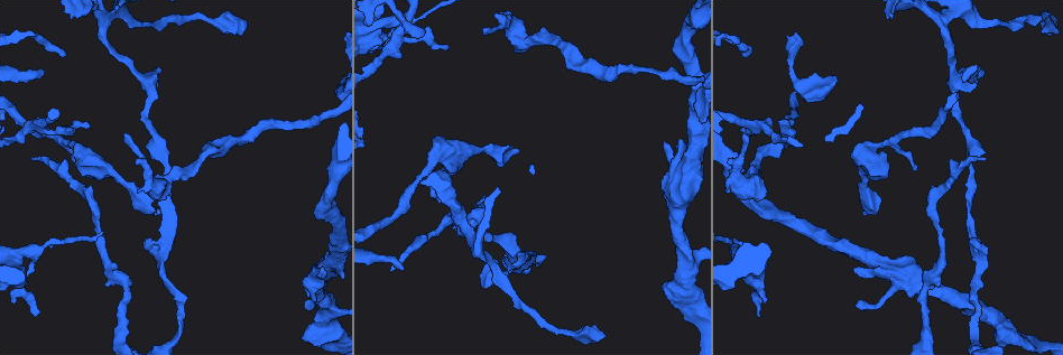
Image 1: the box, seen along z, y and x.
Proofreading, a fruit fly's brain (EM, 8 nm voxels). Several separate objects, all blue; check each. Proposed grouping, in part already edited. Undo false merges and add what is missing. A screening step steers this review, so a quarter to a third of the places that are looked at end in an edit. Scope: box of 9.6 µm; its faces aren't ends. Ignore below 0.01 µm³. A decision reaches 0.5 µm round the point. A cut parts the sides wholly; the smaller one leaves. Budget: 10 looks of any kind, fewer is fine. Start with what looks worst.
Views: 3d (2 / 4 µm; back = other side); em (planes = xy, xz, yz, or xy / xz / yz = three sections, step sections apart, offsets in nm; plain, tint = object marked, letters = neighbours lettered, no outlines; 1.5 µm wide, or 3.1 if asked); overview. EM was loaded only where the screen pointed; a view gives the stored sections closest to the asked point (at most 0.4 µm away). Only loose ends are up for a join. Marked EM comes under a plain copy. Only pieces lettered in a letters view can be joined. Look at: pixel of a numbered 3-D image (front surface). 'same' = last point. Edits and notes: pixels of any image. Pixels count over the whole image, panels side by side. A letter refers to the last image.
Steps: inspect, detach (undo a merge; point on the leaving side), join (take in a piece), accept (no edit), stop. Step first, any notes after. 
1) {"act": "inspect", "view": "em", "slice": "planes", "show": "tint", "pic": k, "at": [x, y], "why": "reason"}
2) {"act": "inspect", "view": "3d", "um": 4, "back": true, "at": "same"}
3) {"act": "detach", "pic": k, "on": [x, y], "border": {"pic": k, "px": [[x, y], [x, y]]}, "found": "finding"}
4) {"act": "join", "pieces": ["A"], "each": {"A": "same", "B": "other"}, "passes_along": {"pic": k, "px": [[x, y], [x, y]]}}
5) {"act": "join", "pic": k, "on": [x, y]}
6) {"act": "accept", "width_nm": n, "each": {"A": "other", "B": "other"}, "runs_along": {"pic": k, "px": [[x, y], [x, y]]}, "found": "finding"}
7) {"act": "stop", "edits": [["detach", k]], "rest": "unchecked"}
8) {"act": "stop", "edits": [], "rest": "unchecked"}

{"act": "inspect", "view": "3d", "um": 2, "pic": 1, "at": [505, 254]}

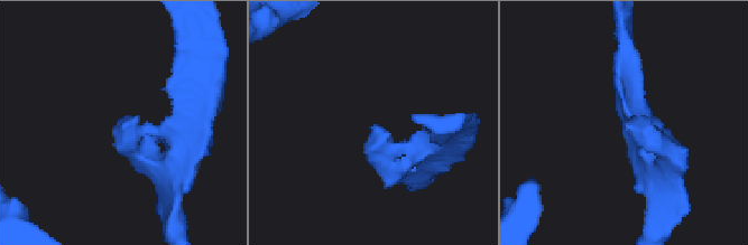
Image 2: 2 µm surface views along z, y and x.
{"act": "inspect", "view": "em", "slice": "planes", "show": "tint", "pic": 2, "at": [373, 127]}

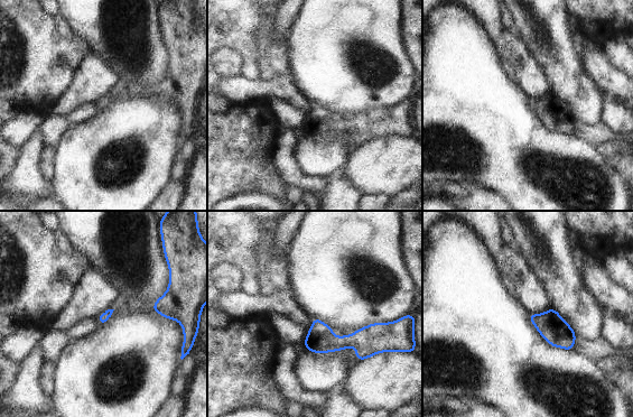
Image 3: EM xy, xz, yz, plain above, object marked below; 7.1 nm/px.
{"act": "inspect", "view": "em", "slice": "planes", "show": "letters", "at": "same", "why": "what lies round it"}

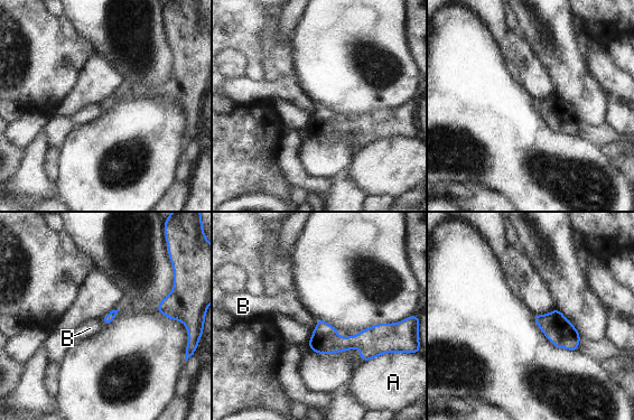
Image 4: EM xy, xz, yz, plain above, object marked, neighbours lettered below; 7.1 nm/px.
{"act": "accept", "each": {"A": "other", "B": "other"}, "found": "no lettered piece goes on from it"}

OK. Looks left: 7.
{"act": "inspect", "view": "em", "slice": "yz", "step": 8, "show": "tint", "pic": 1, "at": [398, 38], "why": "three-way junction"}

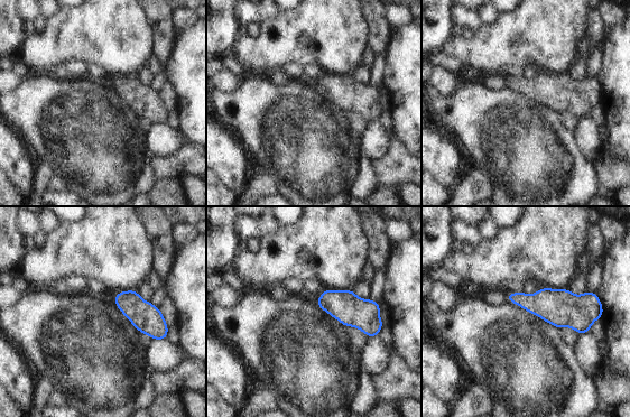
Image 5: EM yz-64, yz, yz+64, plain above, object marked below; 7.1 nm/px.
{"act": "inspect", "view": "em", "slice": "planes", "show": "letters", "at": "same"}

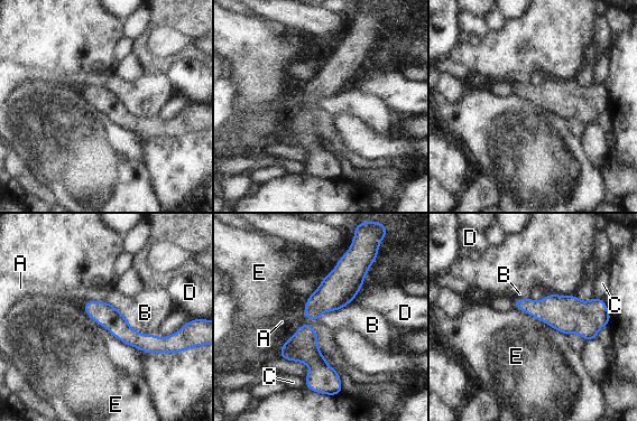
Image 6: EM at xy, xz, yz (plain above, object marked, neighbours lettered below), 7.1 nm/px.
{"act": "accept", "longest_contact_nm": ["E", 600], "each": {"A": "other", "B": "other", "C": "other", "D": "other", "E": "other"}, "runs_along": {"pic": 6, "px": [[88, 303], [141, 342], [178, 337]]}, "found": "one cell here"}

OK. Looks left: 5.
{"act": "inspect", "view": "em", "slice": "planes", "show": "letters", "pic": 1, "at": [756, 282], "why": "arms part here"}

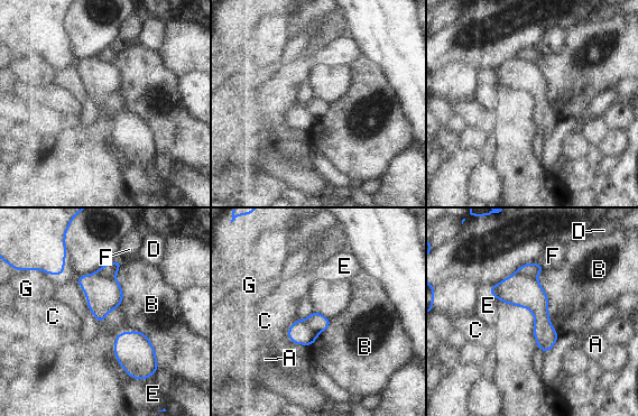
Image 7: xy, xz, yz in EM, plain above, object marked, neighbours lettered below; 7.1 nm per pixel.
{"act": "detach", "pic": 7, "on": [529, 269], "each": {"A": "other", "B": "other", "C": "other", "D": "other", "E": "other", "F": "other", "G": "other"}, "border": {"pic": 7, "px": [[516, 273], [535, 278]]}, "found": "a second cell is stuck on"}

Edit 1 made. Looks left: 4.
{"act": "inspect", "view": "3d", "um": 2, "pic": 1, "at": [985, 159], "why": "branch stops here"}

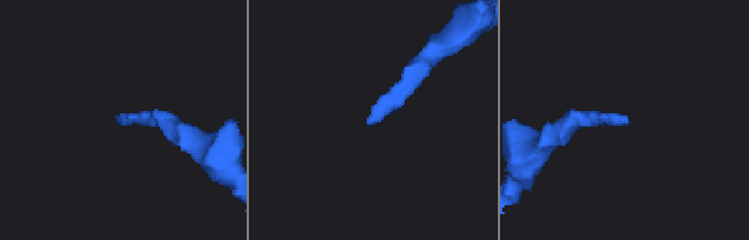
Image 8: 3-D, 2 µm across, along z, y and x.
{"act": "inspect", "view": "em", "slice": "xy", "step": 4, "show": "letters", "pic": 8, "at": [369, 121]}

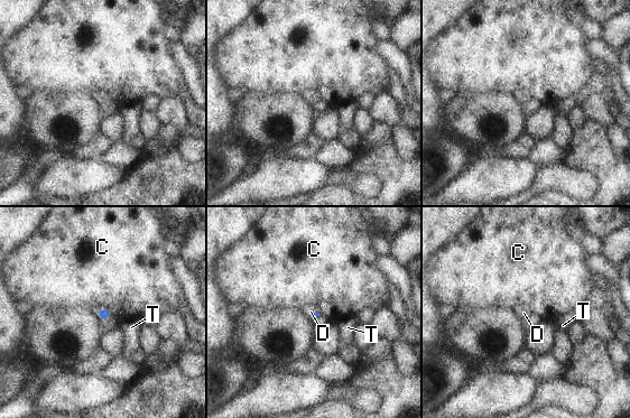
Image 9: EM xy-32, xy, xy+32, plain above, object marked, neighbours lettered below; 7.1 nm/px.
{"act": "inspect", "view": "em", "slice": "planes", "show": "letters", "at": "same"}

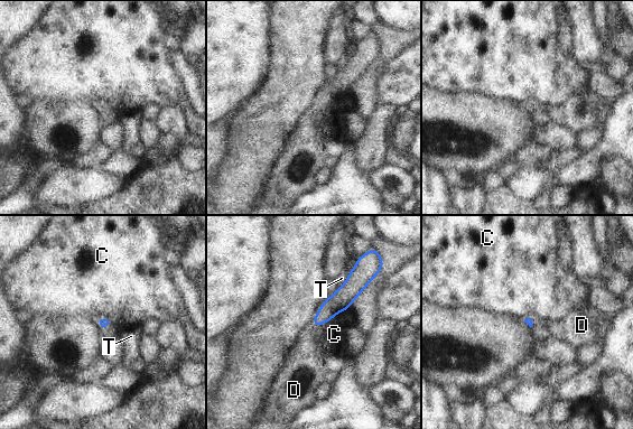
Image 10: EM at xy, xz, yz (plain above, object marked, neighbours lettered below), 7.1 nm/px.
{"act": "join", "pic": 10, "on": [305, 360], "each": {"C": "other", "D": "same", "T": "other"}, "passes_along": {"pic": 10, "px": [[338, 301], [314, 326], [305, 360]]}, "found": "the cell continues"}

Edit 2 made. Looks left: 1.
{"act": "stop", "edits": [["detach", 7], ["join", 10]], "rest": "unchecked"}

